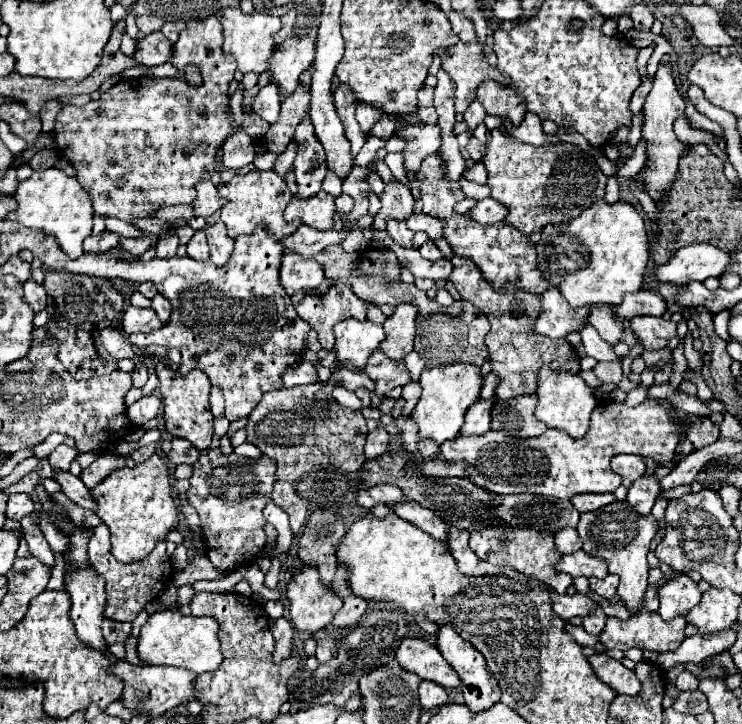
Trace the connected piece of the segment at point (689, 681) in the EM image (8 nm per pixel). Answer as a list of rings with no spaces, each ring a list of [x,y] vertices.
[[[682,672],[676,680],[676,688],[678,690],[696,690],[698,688],[698,678],[690,672]]]

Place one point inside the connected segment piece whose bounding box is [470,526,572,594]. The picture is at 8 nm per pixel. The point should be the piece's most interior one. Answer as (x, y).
(531, 552)

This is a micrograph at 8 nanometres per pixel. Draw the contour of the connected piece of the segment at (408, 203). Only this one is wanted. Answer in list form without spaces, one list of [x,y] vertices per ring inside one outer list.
[[[400,180],[388,182],[384,186],[384,192],[380,194],[382,208],[374,216],[374,228],[386,230],[386,222],[390,218],[394,220],[406,220],[408,216],[414,214],[414,196],[406,188],[406,184],[400,184]]]

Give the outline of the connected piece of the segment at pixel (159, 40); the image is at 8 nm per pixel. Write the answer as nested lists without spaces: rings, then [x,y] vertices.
[[[154,32],[136,44],[132,60],[144,66],[158,66],[170,60],[170,52],[172,52],[172,42],[162,32]]]

